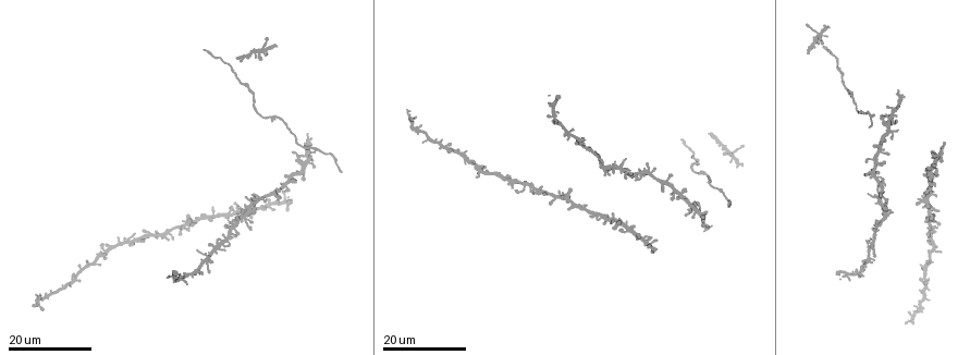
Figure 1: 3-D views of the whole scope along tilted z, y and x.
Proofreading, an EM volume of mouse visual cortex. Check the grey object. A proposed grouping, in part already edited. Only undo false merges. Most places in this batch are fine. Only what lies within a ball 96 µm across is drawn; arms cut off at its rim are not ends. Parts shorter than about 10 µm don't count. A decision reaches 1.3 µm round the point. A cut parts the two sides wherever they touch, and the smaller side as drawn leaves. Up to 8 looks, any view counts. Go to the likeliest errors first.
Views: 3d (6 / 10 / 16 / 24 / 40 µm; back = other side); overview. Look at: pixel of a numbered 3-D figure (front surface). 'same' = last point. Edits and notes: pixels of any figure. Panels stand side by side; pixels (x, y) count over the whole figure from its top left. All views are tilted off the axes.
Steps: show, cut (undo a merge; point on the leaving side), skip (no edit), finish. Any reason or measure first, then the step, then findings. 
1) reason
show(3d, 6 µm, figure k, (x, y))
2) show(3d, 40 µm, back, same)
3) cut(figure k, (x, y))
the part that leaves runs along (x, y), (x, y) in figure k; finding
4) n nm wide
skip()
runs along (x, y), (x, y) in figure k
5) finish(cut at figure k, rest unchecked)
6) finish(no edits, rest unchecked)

show(3d, 16 µm, figure 1, (301, 148))

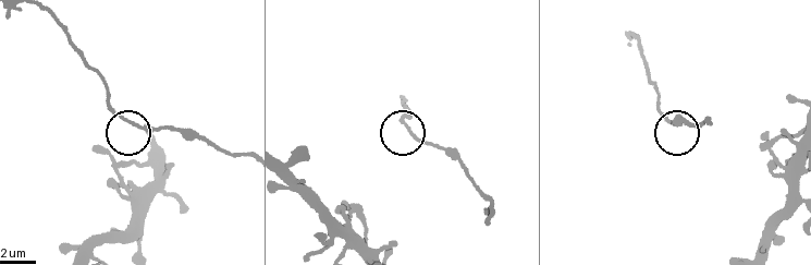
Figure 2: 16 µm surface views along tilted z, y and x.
show(3d, 10 µm, figure 2, (413, 134))

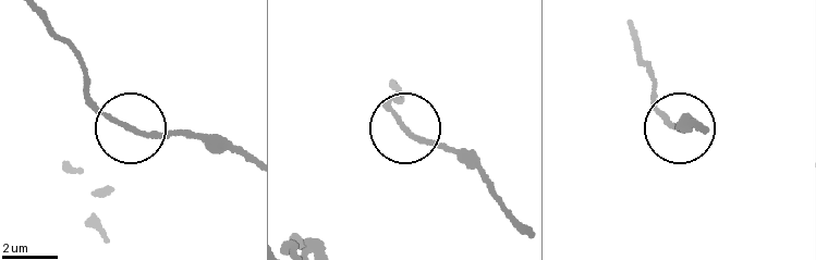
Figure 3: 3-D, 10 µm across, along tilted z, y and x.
skip()
all the same neuron

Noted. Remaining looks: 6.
thick turns thin
show(3d, 16 µm, figure 1, (695, 159))

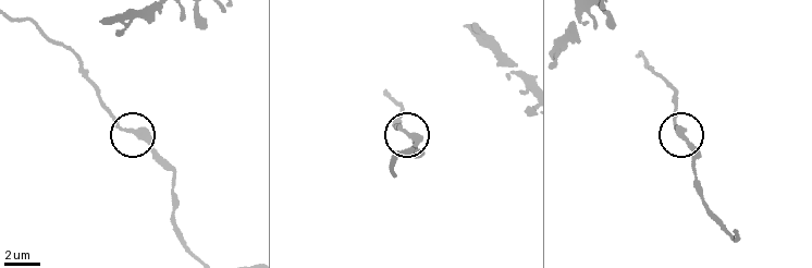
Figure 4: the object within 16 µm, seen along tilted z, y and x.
show(3d, 10 µm, figure 4, (127, 130))

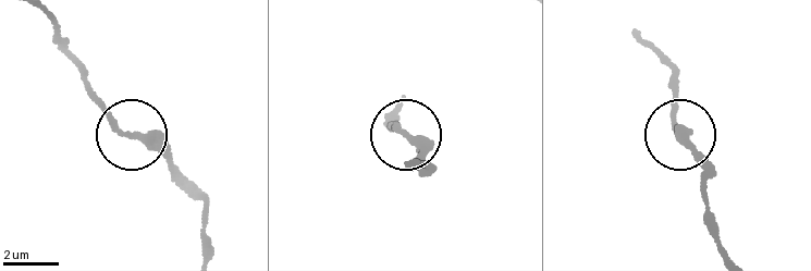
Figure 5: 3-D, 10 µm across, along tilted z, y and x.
skip()
runs along (206, 250), (200, 194), (172, 163), (128, 133), (88, 85) in figure 5; continuous, no second neuron

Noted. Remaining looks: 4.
sudden change in width
show(3d, 24 µm, figure 1, (266, 118))

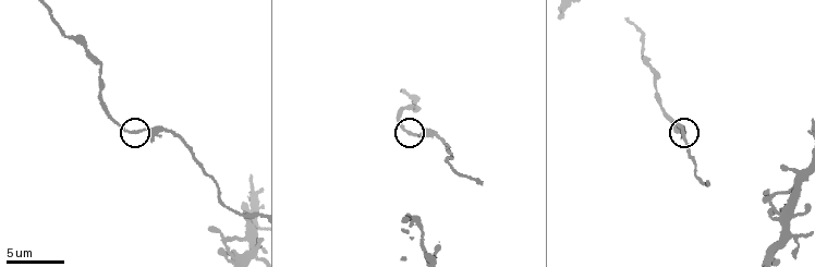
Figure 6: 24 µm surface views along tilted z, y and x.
show(3d, 6 µm, figure 6, (415, 134))

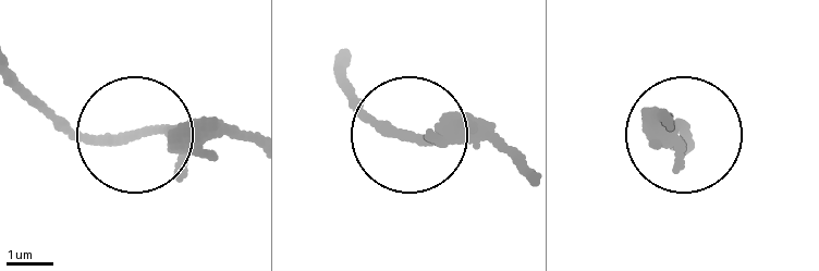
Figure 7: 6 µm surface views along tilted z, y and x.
190 nm wide
skip()
all the same neuron

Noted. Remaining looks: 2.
show(3d, 16 µm, figure 1, (250, 52))

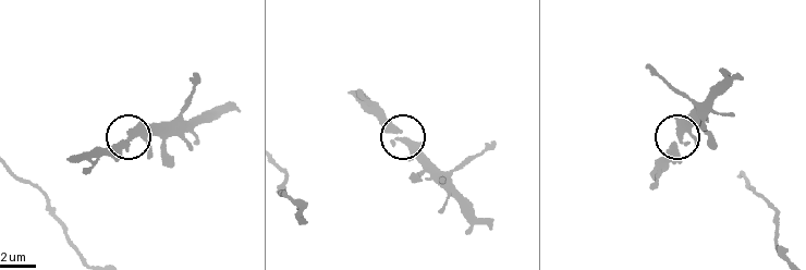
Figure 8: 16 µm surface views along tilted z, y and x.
closer look
show(3d, 10 µm, figure 8, (130, 138))

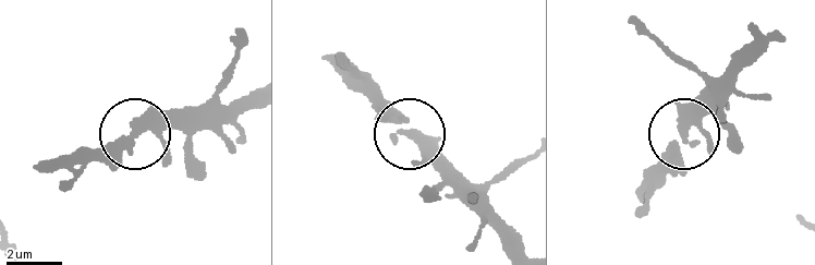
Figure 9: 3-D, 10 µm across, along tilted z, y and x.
skip()
all the same neuron

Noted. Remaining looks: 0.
finish(no edits, rest unchecked)

